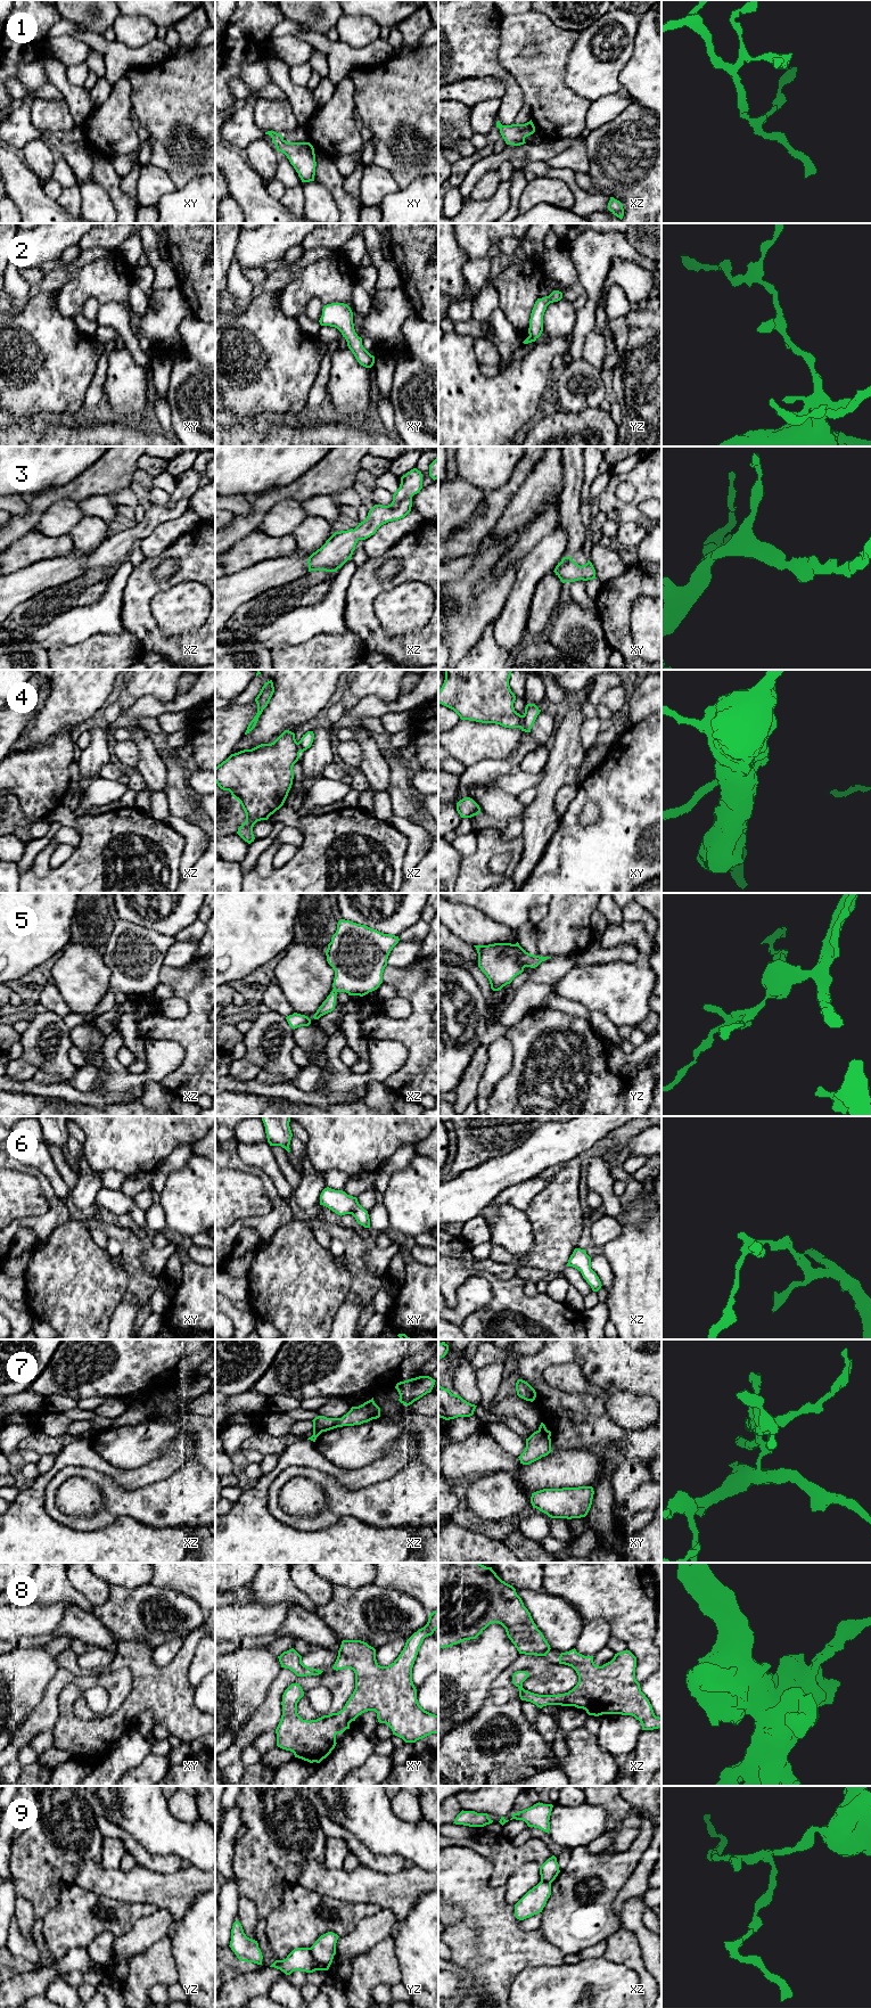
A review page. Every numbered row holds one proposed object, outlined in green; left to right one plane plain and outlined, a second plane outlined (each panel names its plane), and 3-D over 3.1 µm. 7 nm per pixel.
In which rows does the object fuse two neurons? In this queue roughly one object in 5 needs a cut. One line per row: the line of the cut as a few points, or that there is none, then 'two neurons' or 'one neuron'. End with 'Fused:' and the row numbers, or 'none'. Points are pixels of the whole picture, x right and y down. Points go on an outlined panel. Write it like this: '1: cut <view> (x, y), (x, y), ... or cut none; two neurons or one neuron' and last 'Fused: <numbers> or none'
1: cut none; one neuron
2: cut none; one neuron
3: cut none; one neuron
4: cut xy (523, 715), (519, 727); two neurons
5: cut none; one neuron
6: cut none; one neuron
7: cut xy (539, 1429), (549, 1436); two neurons
8: cut none; one neuron
9: cut yz (309, 1948), (312, 1955), (312, 1965), (315, 1969); two neurons
Fused: 4, 7, 9

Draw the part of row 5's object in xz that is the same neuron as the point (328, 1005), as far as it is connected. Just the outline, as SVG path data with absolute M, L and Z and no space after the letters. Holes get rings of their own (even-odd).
M340 919L326 951L327 961L335 970L332 991L313 1018L335 1009L338 992L363 997L379 987L387 959L400 939L365 925Z

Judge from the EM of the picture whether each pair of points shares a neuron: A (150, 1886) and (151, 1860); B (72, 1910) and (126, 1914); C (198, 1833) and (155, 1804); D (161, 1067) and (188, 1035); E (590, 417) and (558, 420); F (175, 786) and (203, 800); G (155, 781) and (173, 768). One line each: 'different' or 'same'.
A: different
B: same
C: same
D: different
E: same
F: different
G: different

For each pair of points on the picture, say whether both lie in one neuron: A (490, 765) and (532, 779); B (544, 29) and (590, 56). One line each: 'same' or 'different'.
A: different
B: different

